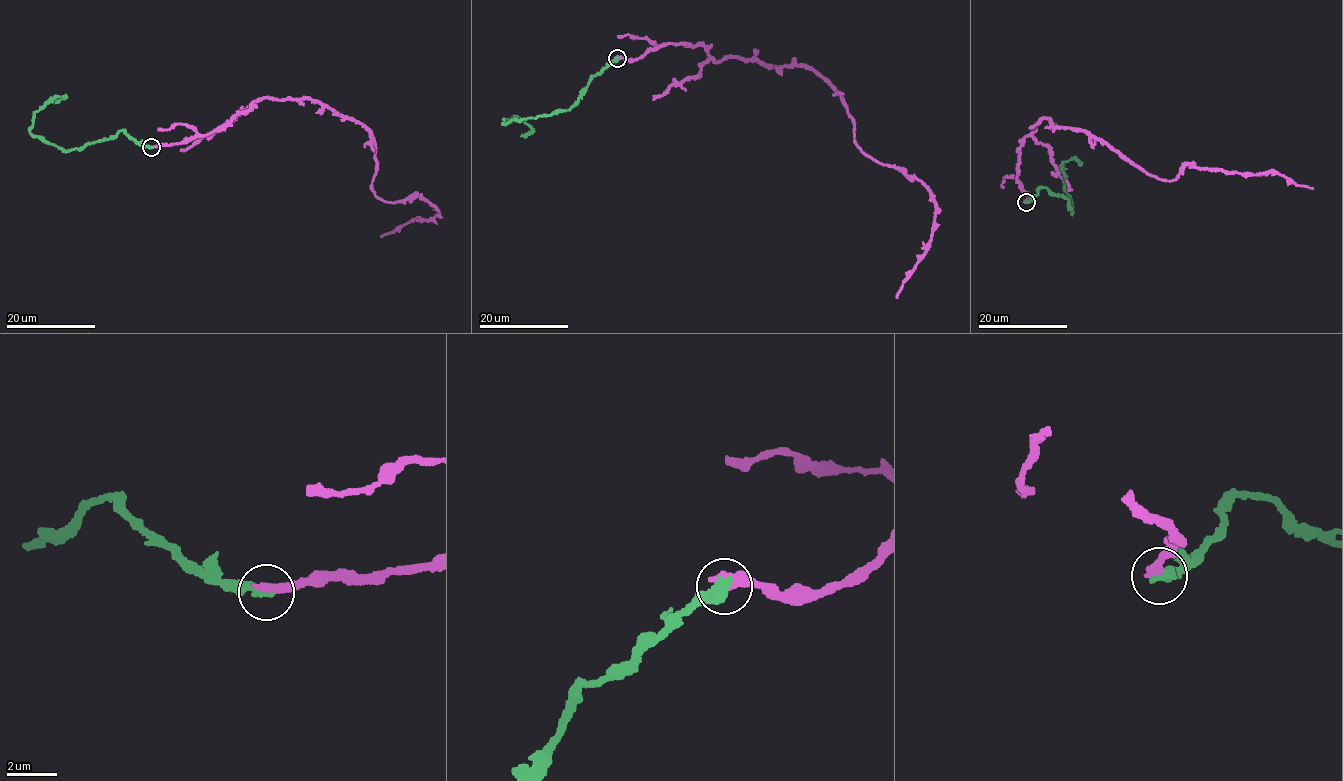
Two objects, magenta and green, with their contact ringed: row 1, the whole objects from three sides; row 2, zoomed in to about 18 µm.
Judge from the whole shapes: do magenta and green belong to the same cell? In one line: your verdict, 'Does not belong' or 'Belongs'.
Does not belong

